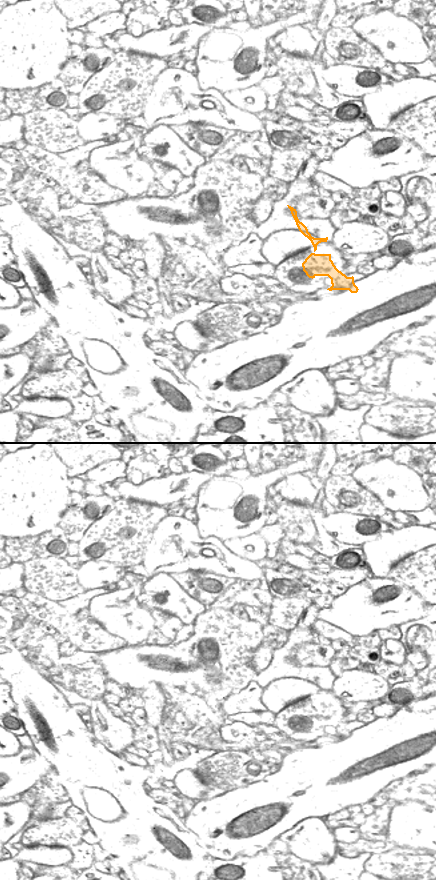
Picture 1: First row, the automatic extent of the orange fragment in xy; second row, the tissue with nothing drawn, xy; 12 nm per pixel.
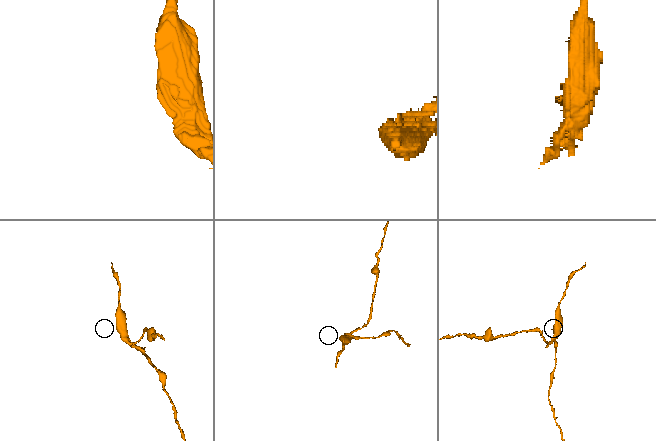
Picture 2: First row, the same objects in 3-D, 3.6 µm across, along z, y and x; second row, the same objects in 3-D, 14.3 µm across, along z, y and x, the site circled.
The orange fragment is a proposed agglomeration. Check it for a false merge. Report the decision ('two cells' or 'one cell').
two cells

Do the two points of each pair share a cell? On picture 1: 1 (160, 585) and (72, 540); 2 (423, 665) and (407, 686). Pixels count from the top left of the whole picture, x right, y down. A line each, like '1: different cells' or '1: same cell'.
1: same cell
2: same cell

